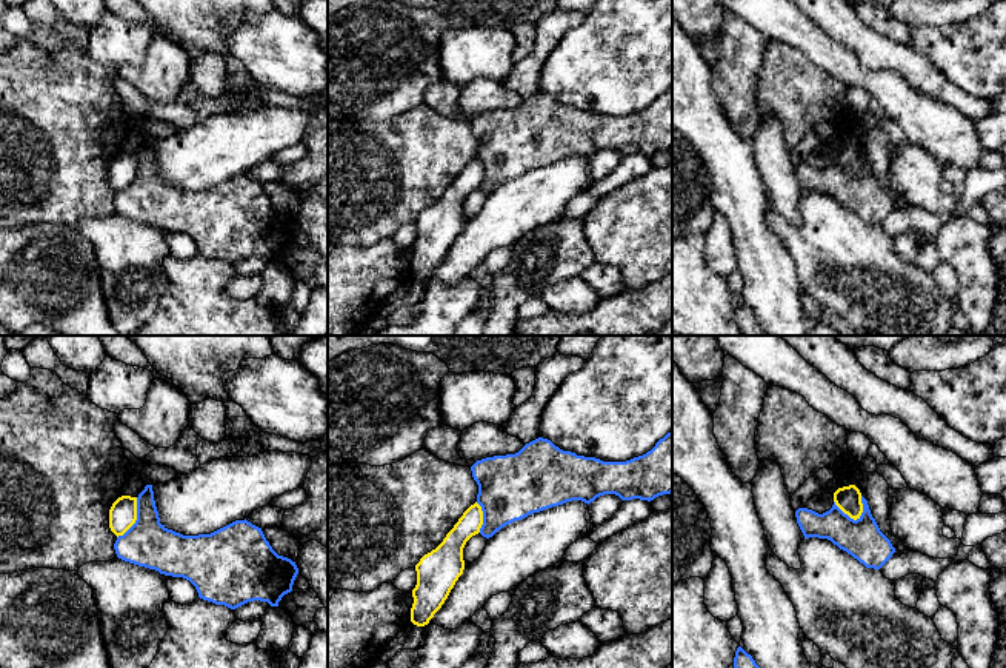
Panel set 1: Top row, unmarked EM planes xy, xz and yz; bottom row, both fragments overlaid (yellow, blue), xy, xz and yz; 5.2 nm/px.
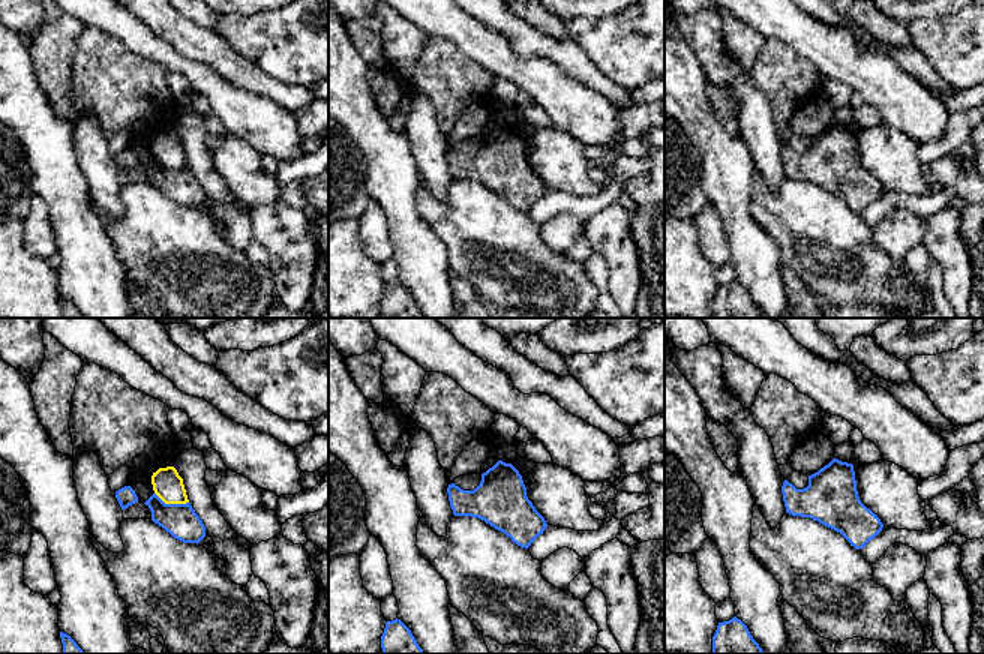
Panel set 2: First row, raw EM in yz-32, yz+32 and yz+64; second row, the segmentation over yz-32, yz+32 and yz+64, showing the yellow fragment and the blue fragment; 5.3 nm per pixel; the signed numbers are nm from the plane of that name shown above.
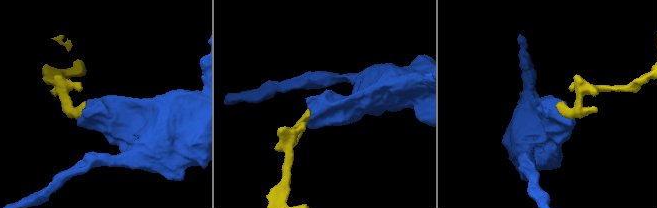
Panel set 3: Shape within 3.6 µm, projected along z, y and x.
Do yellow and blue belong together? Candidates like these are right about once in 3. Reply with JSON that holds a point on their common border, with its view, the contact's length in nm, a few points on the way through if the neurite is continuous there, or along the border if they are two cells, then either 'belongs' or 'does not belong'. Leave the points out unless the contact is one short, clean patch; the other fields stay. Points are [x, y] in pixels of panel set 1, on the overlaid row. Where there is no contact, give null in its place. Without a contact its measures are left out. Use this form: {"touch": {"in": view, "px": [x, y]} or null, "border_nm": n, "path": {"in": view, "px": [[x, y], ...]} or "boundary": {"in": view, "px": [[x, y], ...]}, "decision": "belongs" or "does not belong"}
{"touch": {"in": "yz", "px": [848, 514]}, "border_nm": 170, "boundary": {"in": "yz", "px": [[834, 500], [854, 519], [863, 511]]}, "decision": "does not belong"}

